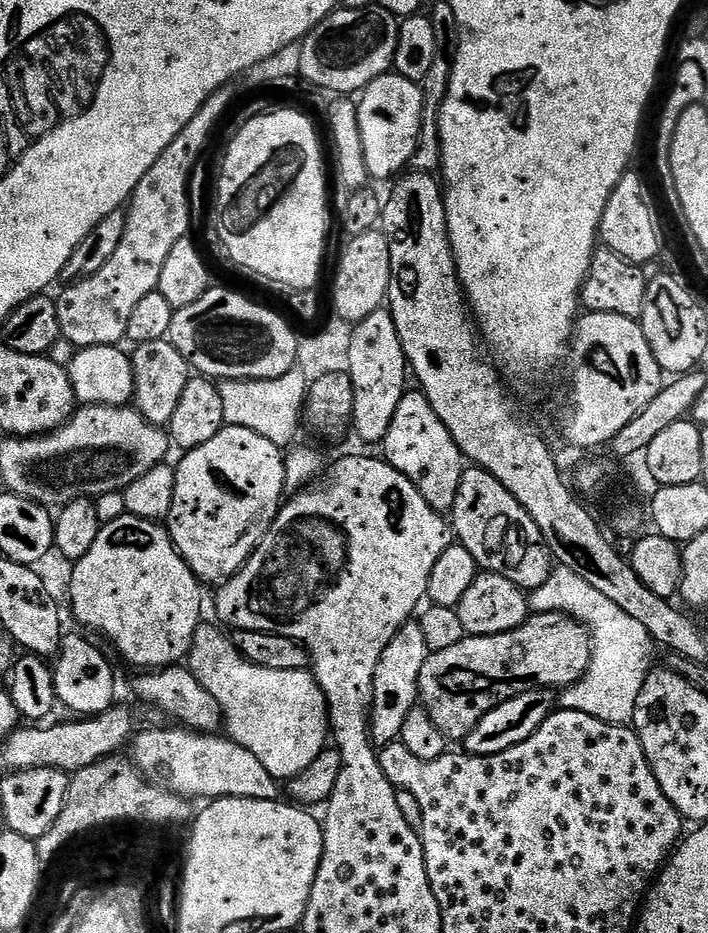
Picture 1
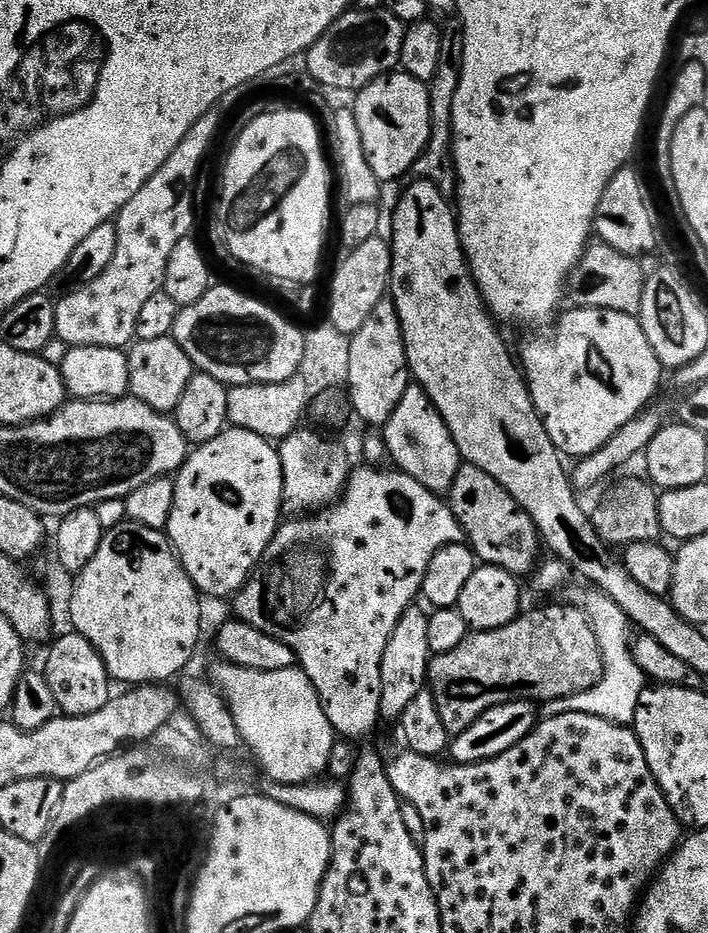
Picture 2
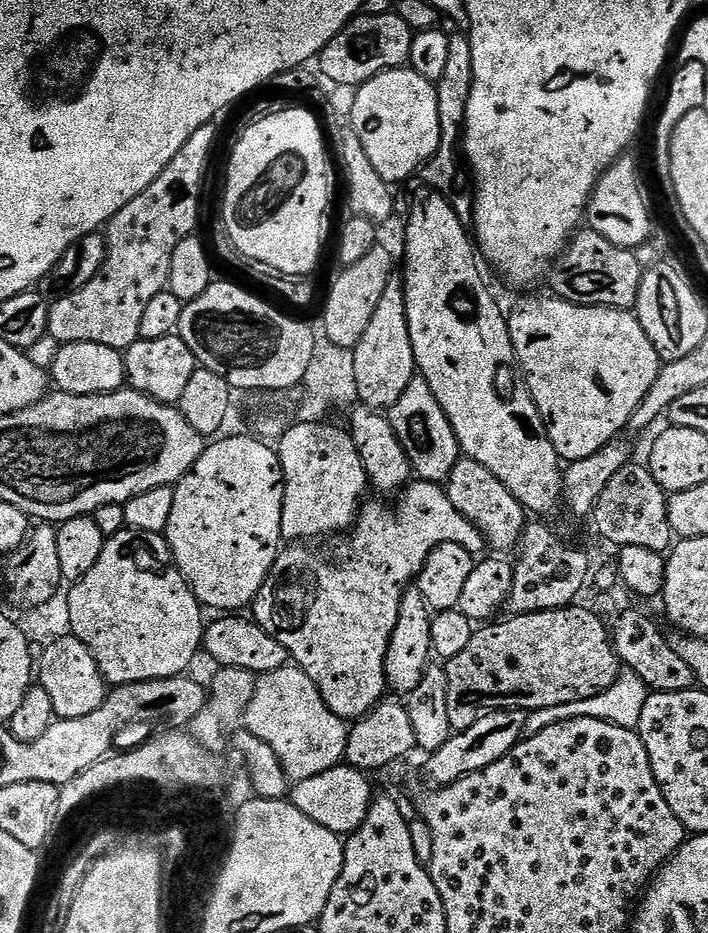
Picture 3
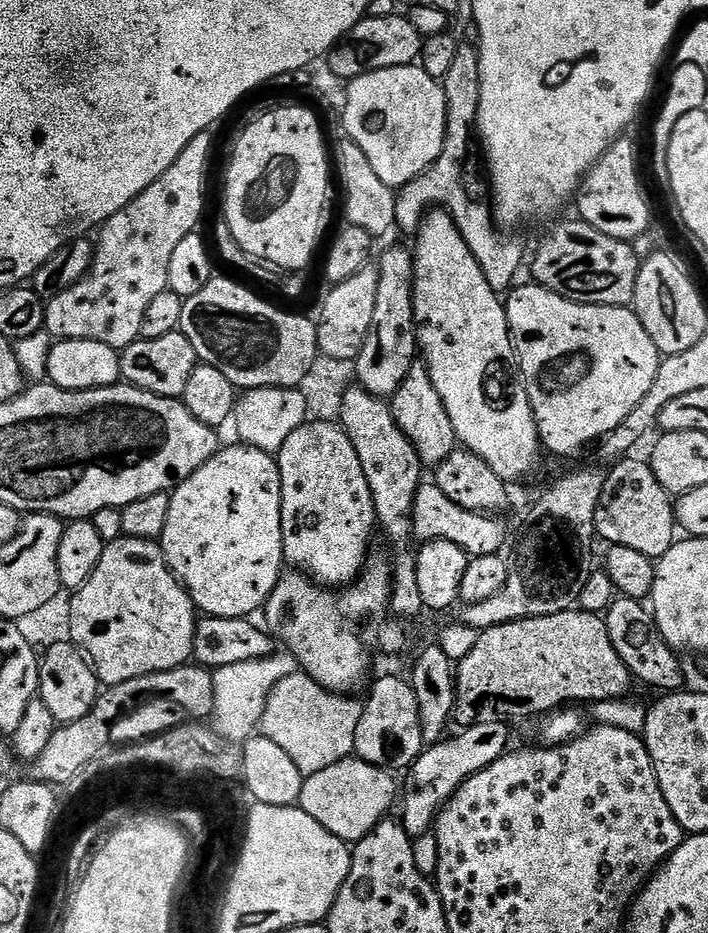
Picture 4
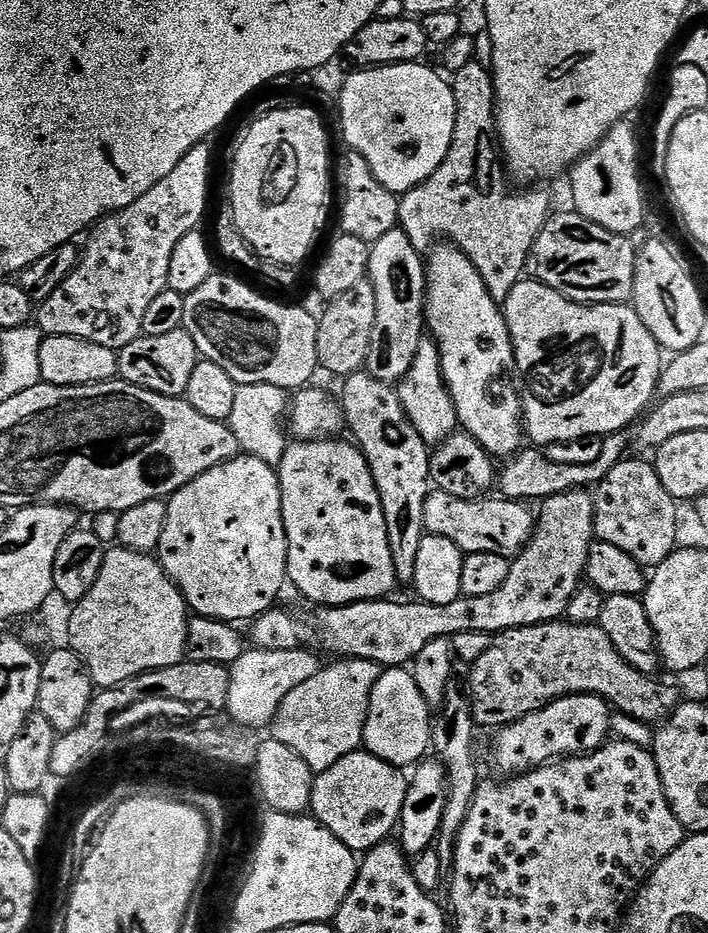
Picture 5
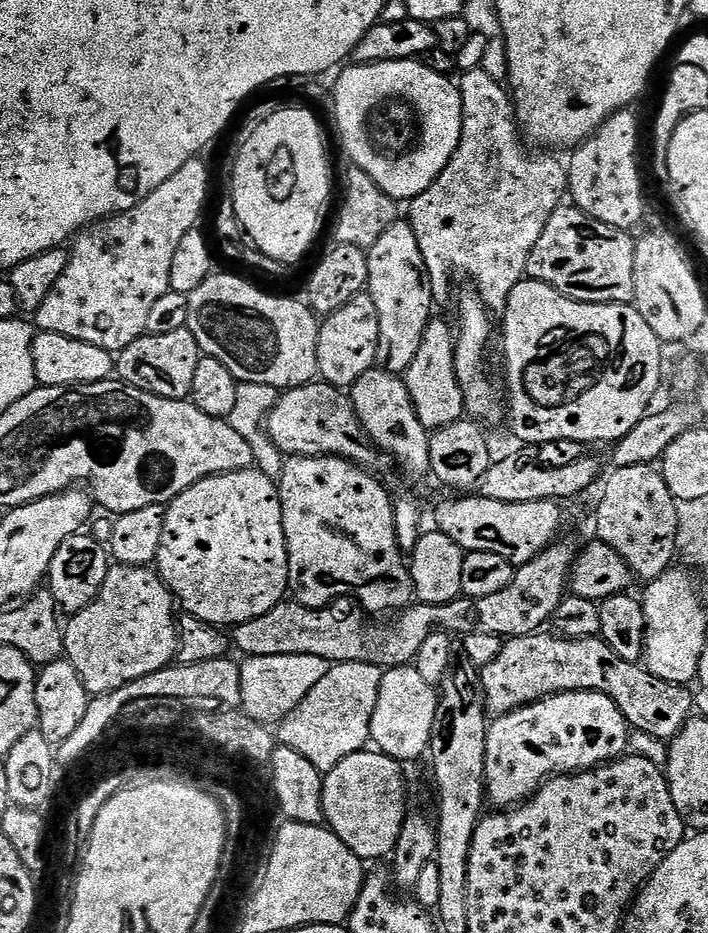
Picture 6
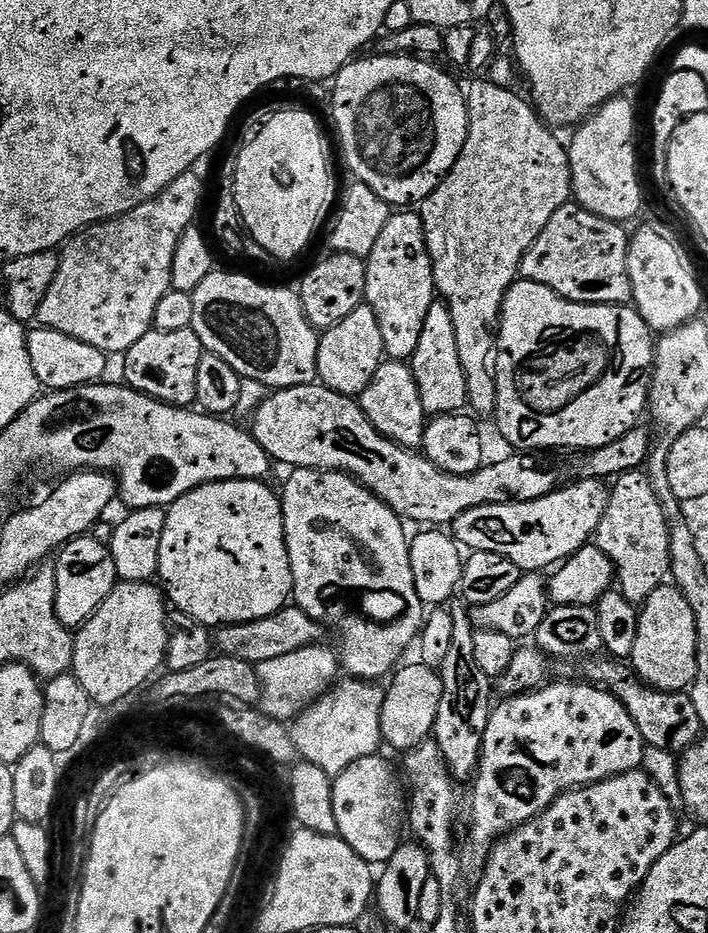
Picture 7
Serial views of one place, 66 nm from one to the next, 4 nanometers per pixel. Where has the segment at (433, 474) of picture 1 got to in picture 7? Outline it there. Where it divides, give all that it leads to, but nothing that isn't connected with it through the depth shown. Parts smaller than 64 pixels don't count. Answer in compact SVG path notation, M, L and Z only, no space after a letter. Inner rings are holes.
M434 302L430 306L410 367L414 382L418 382L418 394L422 394L422 406L429 417L446 412L464 412L468 408L466 374L462 370L462 361L458 359L458 334L454 334L454 318L447 303Z

